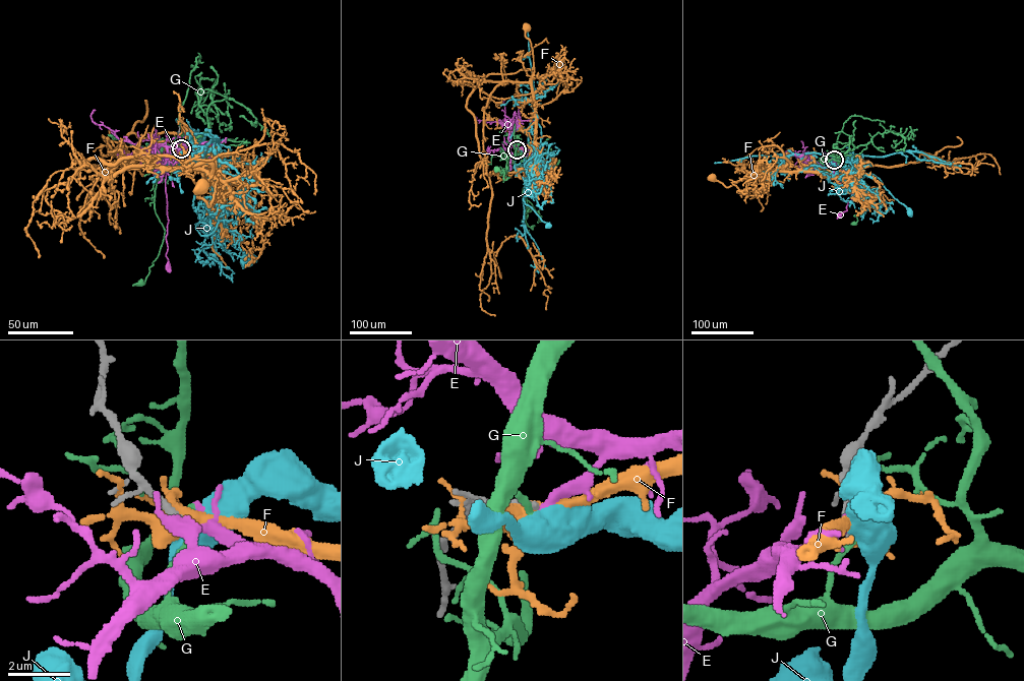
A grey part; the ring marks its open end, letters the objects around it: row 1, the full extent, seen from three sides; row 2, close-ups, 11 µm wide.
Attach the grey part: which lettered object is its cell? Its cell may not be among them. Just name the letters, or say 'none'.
none

